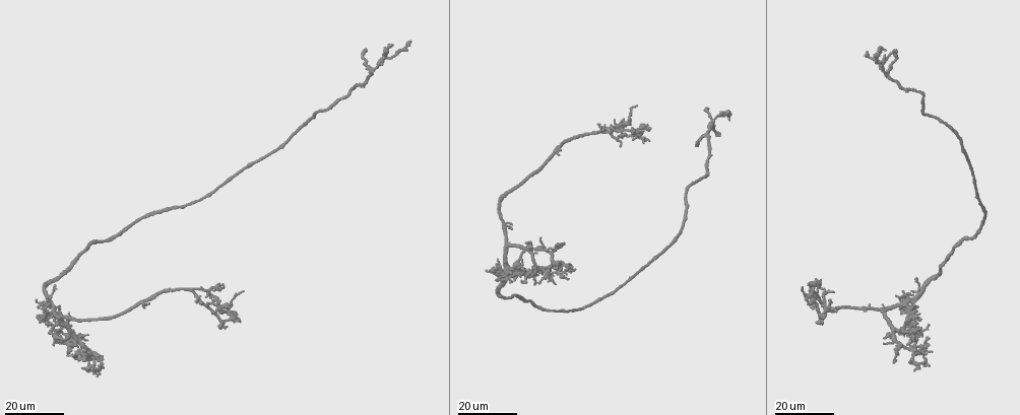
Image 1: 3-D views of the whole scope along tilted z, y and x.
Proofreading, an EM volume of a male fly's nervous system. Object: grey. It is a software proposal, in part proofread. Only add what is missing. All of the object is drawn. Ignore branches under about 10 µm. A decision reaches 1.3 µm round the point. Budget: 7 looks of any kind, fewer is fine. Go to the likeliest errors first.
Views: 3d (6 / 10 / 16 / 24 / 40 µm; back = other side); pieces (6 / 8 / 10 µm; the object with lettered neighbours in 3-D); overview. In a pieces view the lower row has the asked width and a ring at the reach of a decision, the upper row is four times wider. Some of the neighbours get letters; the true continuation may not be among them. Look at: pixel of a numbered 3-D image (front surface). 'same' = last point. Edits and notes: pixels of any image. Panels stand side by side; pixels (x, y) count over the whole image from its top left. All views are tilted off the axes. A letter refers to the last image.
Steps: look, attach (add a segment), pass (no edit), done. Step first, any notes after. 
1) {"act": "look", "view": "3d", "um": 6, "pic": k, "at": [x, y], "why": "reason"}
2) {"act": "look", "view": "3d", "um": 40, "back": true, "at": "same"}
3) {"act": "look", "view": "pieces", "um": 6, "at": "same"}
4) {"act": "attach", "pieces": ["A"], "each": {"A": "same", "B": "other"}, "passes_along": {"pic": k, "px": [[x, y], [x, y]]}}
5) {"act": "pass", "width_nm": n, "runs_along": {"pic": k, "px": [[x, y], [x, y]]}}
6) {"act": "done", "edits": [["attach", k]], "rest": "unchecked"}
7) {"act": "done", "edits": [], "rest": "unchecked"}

{"act": "look", "view": "3d", "um": 24, "pic": 1, "at": [885, 50], "why": "long arm stops here"}

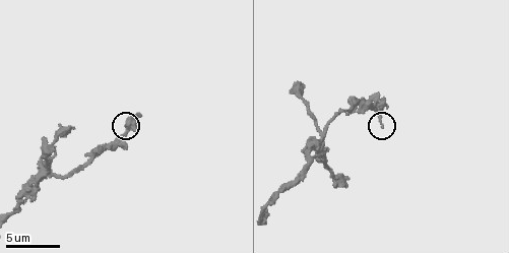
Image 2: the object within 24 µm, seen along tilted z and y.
{"act": "look", "view": "pieces", "um": 8, "pic": 2, "at": [383, 125]}

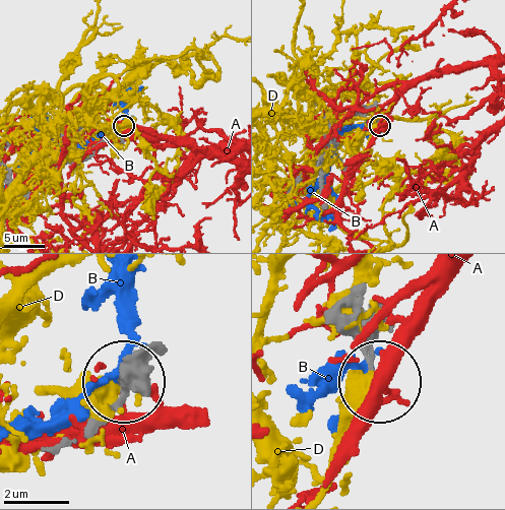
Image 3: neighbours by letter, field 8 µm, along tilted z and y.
{"act": "pass", "each": {"A": "other", "B": "other", "D": "other"}, "found": "none of them fits"}

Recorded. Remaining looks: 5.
{"act": "look", "view": "3d", "um": 24, "pic": 1, "at": [650, 129], "why": "long arm stops here"}

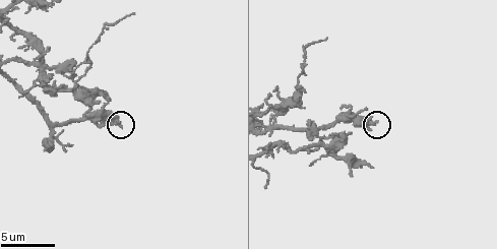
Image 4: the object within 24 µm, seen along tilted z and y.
{"act": "look", "view": "pieces", "um": 6, "pic": 4, "at": [376, 121]}

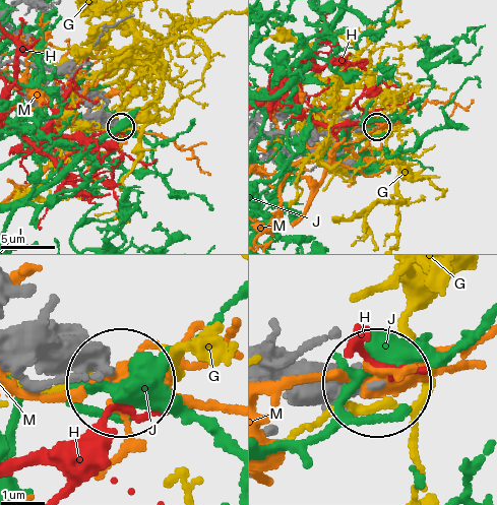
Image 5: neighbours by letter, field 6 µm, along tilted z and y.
{"act": "pass", "width_nm": 240, "each": {"G": "other", "H": "other", "J": "other", "M": "other"}, "found": "no lettered segment goes on from it"}

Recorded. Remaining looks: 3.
{"act": "look", "view": "pieces", "um": 6, "pic": 4, "at": [275, 90], "why": "free end"}

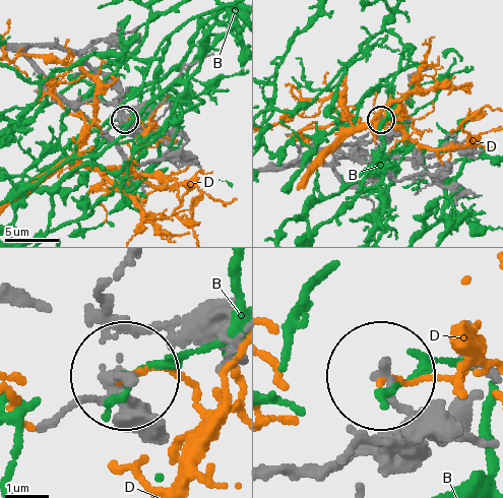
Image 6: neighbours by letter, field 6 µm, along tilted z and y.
{"act": "pass", "width_nm": 180, "each": {"B": "other", "D": "other"}, "found": "no lettered segment goes on from it"}

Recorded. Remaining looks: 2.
{"act": "look", "view": "pieces", "um": 6, "pic": 2, "at": [44, 138], "why": "branch stops here"}

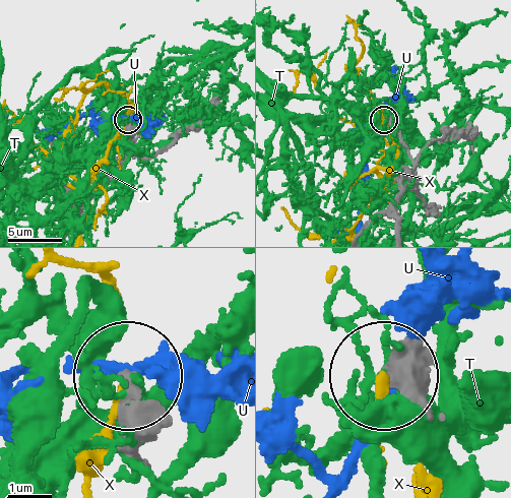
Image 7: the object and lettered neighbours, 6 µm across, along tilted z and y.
{"act": "pass", "each": {"T": "other", "U": "other", "X": "other"}, "found": "none of them fits"}

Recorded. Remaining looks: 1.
{"act": "done", "edits": [], "rest": "unchecked"}

